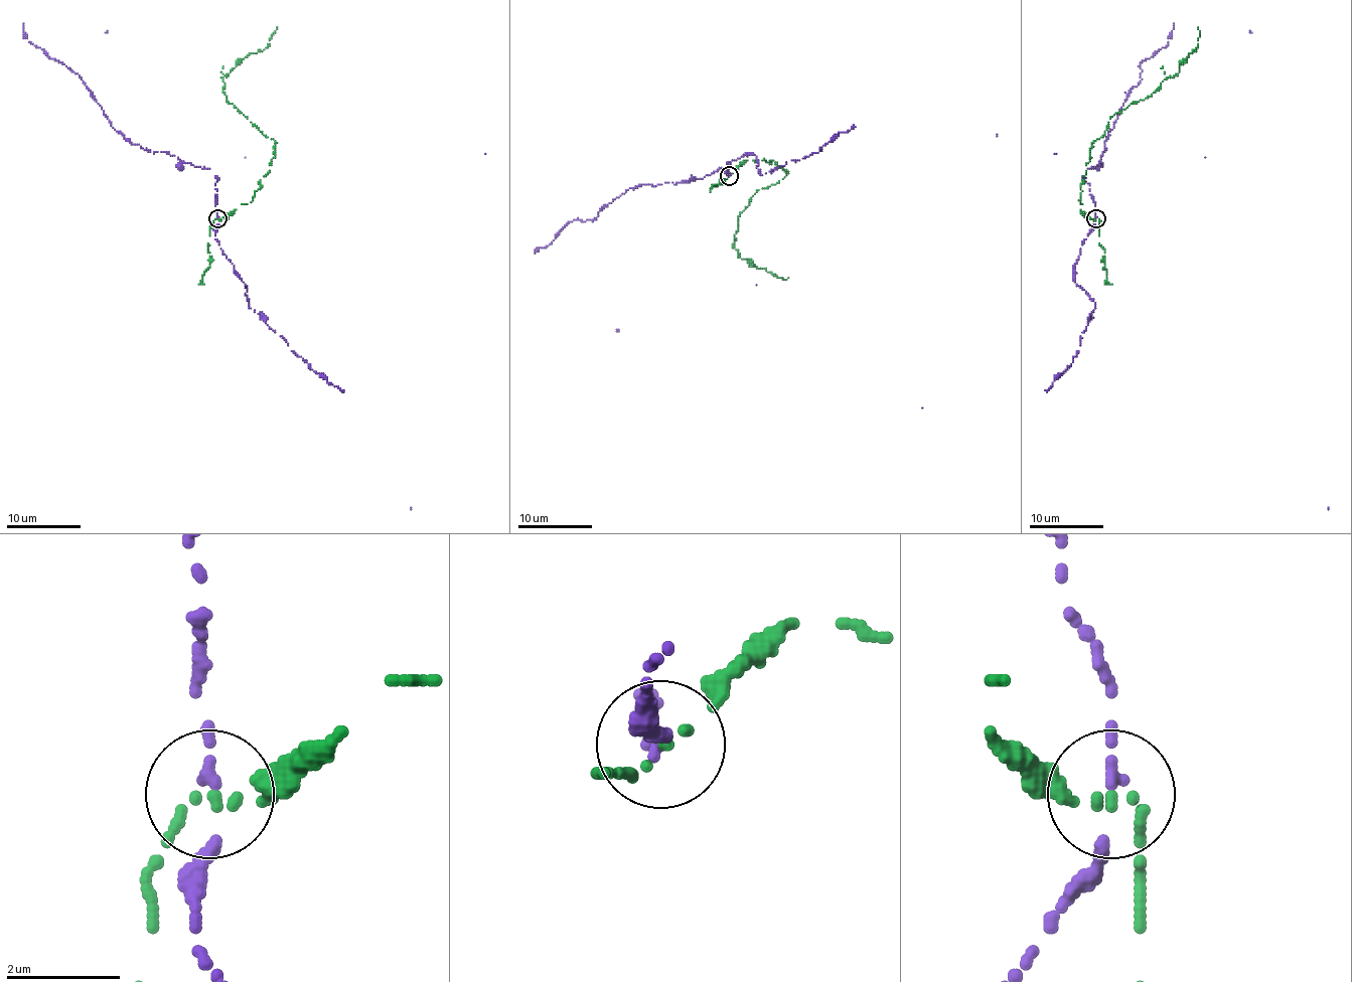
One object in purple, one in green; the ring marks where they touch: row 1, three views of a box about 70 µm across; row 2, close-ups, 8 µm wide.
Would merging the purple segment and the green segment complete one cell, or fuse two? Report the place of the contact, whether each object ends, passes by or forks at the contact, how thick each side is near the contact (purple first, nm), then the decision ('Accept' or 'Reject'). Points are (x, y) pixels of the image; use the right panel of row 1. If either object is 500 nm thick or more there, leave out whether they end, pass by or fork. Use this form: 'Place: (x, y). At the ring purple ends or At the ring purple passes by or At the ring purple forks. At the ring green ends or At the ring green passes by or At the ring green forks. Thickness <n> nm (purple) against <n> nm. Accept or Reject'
Place: (1095, 218). At the ring purple ends. At the ring green passes by. Thickness 160 nm (purple) against 90 nm. Reject

